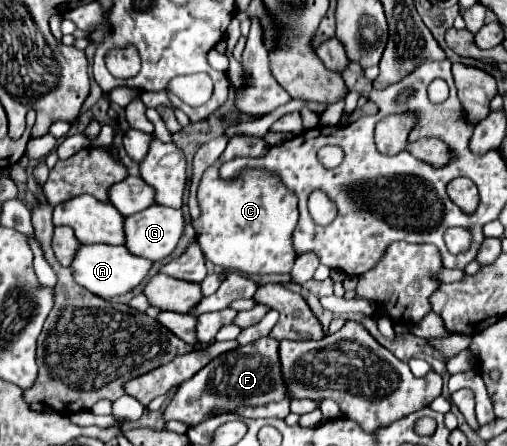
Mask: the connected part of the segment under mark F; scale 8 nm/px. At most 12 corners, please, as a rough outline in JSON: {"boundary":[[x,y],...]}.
{"boundary":[[278,342],[238,346],[182,384],[164,412],[188,426],[216,408],[286,398]]}

